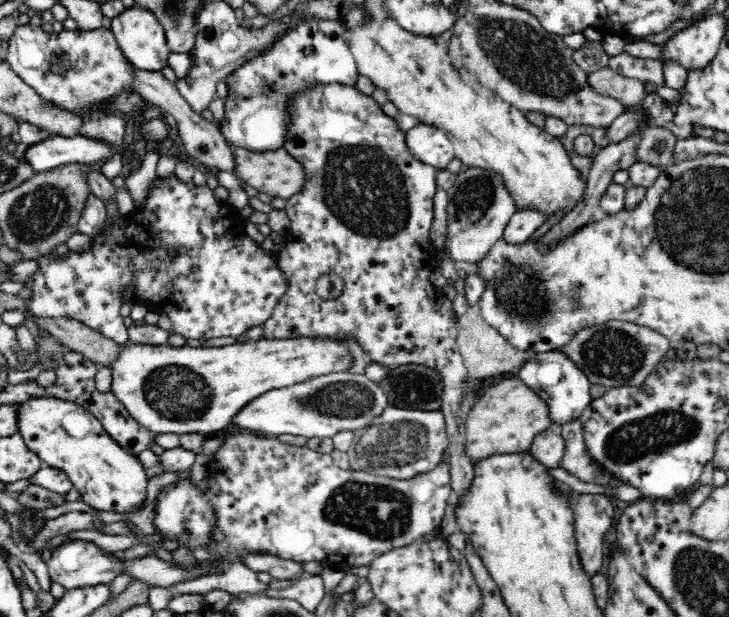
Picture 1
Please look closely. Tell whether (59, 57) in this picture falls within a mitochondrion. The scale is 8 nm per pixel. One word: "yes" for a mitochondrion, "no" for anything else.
no

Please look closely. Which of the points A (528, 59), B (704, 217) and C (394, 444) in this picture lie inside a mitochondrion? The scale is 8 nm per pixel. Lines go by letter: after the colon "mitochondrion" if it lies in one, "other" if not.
A: mitochondrion
B: mitochondrion
C: mitochondrion

